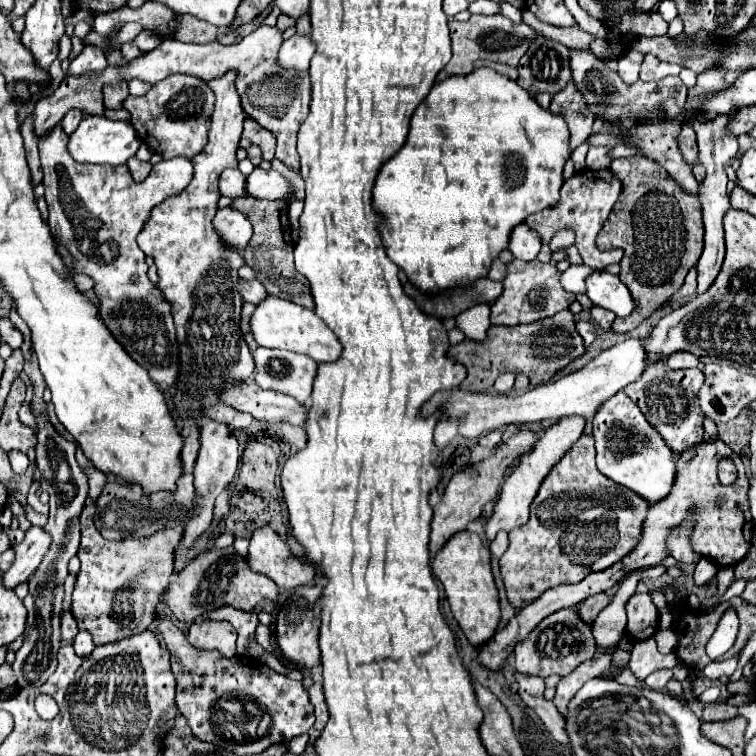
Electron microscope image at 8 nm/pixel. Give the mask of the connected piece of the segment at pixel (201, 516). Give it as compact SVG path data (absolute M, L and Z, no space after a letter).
M209 420L207 424L201 426L201 448L199 448L199 456L197 456L197 462L195 462L195 488L199 492L197 494L197 504L195 504L197 516L193 520L187 520L185 536L181 540L181 546L189 548L195 542L195 538L199 534L203 534L211 526L211 520L213 520L213 502L215 502L217 494L225 486L231 484L231 480L235 476L235 470L237 470L237 462L239 462L237 448L239 448L239 442L231 434L227 424L219 424L219 422Z

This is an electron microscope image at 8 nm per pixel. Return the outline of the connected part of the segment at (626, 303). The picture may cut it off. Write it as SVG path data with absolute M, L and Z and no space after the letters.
M593 272L585 280L585 294L591 298L595 306L607 308L617 316L629 316L635 308L635 300L631 298L627 286L609 272Z

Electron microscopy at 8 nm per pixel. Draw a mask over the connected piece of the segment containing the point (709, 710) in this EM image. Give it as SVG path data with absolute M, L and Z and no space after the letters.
M711 702L703 708L703 720L717 722L717 720L729 720L737 716L737 708L729 706L727 702Z

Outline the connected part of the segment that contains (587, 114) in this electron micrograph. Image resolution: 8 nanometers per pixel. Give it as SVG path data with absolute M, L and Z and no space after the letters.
M573 80L567 84L567 88L559 94L553 96L551 112L555 112L557 116L563 116L567 120L569 132L571 132L571 150L575 150L581 142L587 140L587 136L593 132L591 126L595 122L595 114L587 108L583 96L579 94L577 86L573 84Z

